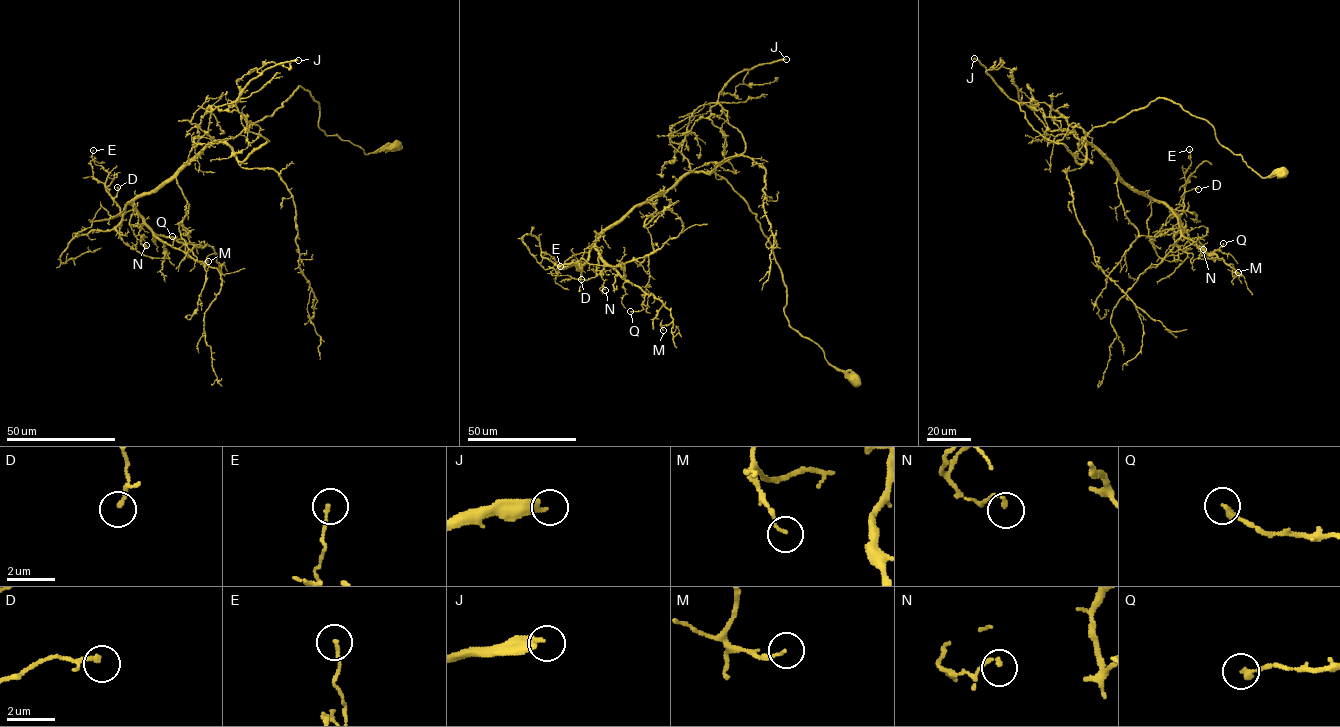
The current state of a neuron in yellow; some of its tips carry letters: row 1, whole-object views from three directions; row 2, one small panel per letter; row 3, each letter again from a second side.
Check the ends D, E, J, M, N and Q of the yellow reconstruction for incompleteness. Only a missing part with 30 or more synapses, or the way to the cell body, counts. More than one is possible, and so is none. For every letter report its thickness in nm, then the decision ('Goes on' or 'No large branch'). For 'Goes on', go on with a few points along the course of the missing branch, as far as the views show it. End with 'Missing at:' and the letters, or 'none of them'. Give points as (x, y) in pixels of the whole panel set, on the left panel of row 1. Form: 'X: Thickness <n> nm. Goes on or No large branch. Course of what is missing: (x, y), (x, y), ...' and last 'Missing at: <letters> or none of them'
D: Thickness 140 nm. No large branch
E: Thickness 130 nm. No large branch
J: Thickness 360 nm. Goes on
M: Thickness 100 nm. No large branch
N: Thickness 150 nm. No large branch
Q: Thickness 240 nm. No large branch
Missing at: J

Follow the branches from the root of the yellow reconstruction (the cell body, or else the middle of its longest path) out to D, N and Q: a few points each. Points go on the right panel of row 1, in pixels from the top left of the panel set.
D: (1281, 173), (1259, 176), (1206, 121), (1163, 98), (1086, 136), (1137, 192), (1178, 214), (1182, 196), (1198, 189)
N: (1281, 173), (1259, 176), (1206, 121), (1166, 99), (1095, 126), (1086, 142), (1137, 192), (1163, 203), (1203, 249)
Q: (1281, 173), (1259, 176), (1163, 98), (1090, 131), (1184, 237), (1223, 243)

